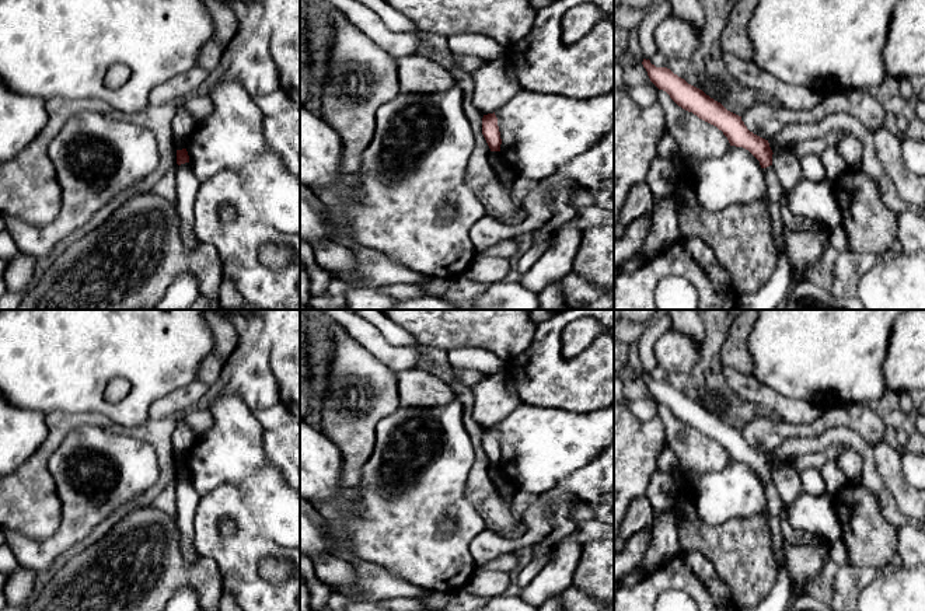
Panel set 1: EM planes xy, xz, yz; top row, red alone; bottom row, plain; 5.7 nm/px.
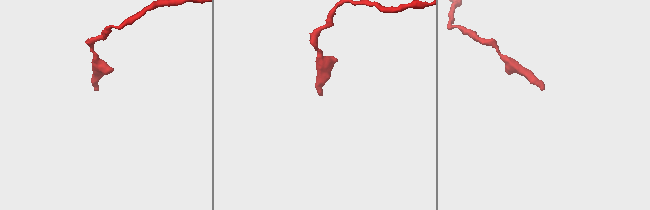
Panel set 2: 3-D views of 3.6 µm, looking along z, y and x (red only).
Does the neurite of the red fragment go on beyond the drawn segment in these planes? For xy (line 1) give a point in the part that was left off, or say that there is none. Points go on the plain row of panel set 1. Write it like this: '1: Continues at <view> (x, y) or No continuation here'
1: Continues at xy (187, 499)

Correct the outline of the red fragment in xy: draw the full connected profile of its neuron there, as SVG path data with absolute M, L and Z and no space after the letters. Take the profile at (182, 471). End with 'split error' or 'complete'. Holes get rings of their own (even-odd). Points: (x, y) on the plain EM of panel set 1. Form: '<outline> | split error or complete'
M186 462L177 464L177 524L181 534L181 551L188 565L192 565L199 552L193 544L193 516L199 495L195 492Z | split error

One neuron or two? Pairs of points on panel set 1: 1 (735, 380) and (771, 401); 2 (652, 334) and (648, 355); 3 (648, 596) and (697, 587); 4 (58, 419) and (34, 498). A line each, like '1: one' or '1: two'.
1: one
2: one
3: one
4: one

